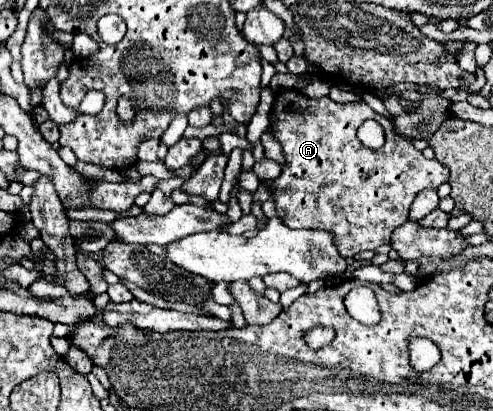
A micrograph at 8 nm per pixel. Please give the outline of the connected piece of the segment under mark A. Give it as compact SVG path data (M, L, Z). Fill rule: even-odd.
M283 90L275 94L271 128L275 138L283 144L283 152L287 156L287 164L283 166L281 176L271 182L271 198L277 204L277 216L289 228L329 232L337 240L335 244L343 258L353 258L363 250L375 250L377 246L389 244L393 230L407 220L415 196L427 188L437 190L443 182L449 180L447 166L443 166L439 160L425 158L421 150L415 150L407 138L393 130L393 124L385 116L375 114L365 102L337 104L331 98L311 100L299 90ZM367 118L377 120L385 128L385 144L379 150L369 150L357 140L357 128Z

